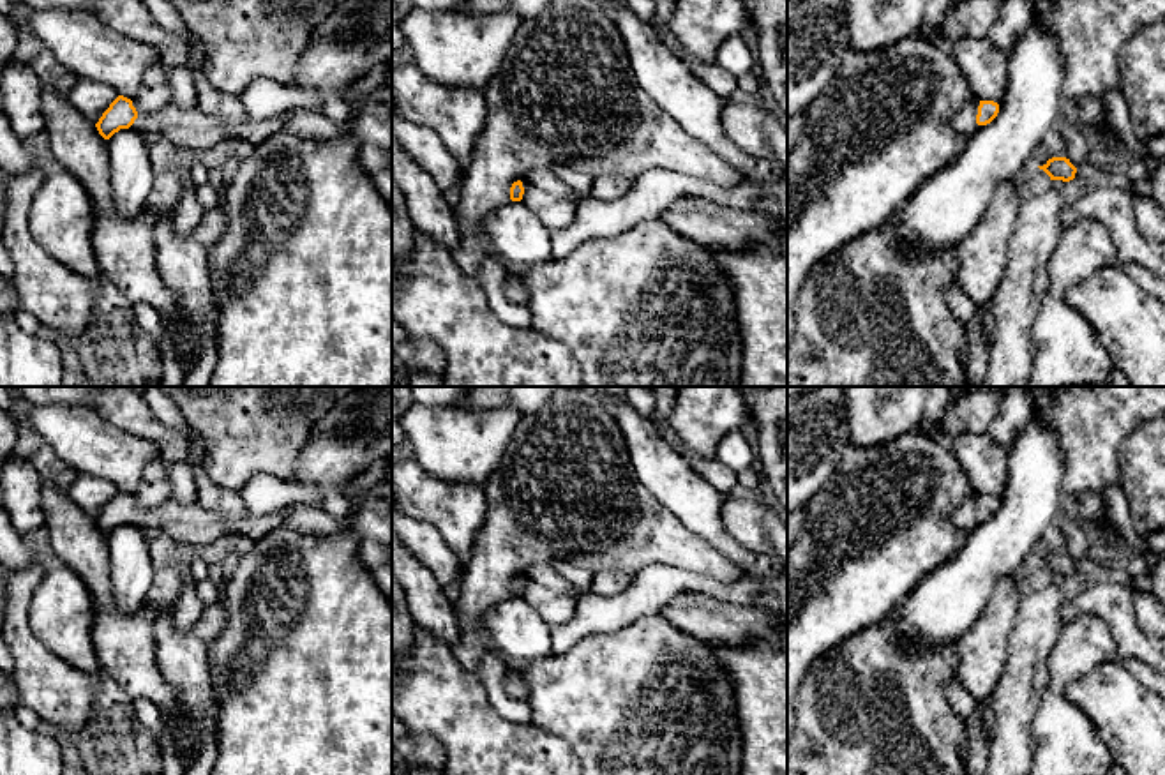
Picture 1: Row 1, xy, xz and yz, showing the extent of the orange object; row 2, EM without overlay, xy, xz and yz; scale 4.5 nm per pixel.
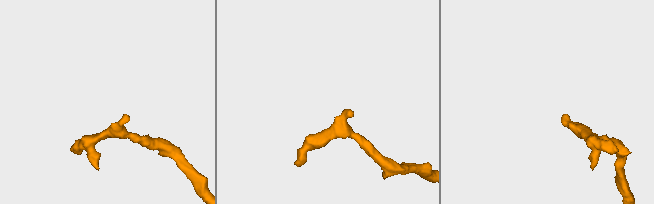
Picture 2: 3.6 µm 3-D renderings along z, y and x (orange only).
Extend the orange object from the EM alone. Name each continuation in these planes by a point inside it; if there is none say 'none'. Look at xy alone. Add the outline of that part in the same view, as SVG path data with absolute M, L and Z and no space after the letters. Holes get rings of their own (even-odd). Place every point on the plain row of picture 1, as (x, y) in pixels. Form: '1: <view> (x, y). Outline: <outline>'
1: xy (189, 523). Outline: M168 501L157 508L139 508L131 524L145 528L159 528L173 540L191 546L208 546L214 540L228 535L238 535L251 542L259 540L274 528L279 528L282 519L289 514L291 507L281 510L252 515L244 514L231 517L221 512L212 512L198 503L175 503Z

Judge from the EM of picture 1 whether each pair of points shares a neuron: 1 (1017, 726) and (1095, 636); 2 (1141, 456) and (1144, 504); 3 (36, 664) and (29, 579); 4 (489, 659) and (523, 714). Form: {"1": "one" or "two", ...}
{"1": "two", "2": "one", "3": "one", "4": "one"}

